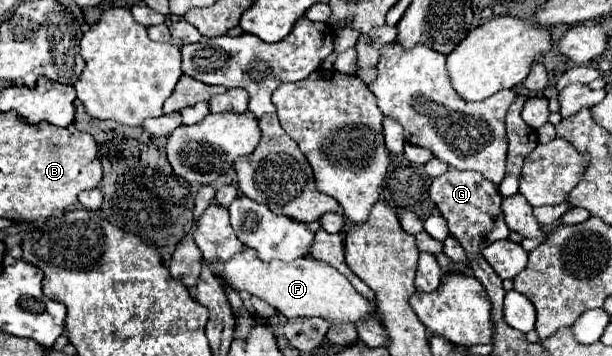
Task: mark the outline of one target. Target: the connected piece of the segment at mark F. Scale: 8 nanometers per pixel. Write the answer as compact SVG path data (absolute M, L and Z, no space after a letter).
M244 248L230 260L204 260L204 266L208 266L220 280L230 284L234 290L250 292L252 296L258 296L266 300L270 306L274 306L280 314L286 318L296 316L322 316L330 324L340 322L352 322L368 318L370 314L376 314L376 308L354 290L354 286L342 276L336 268L332 268L326 262L318 262L310 256L296 258L292 262L284 260L270 260L262 262L254 248Z

